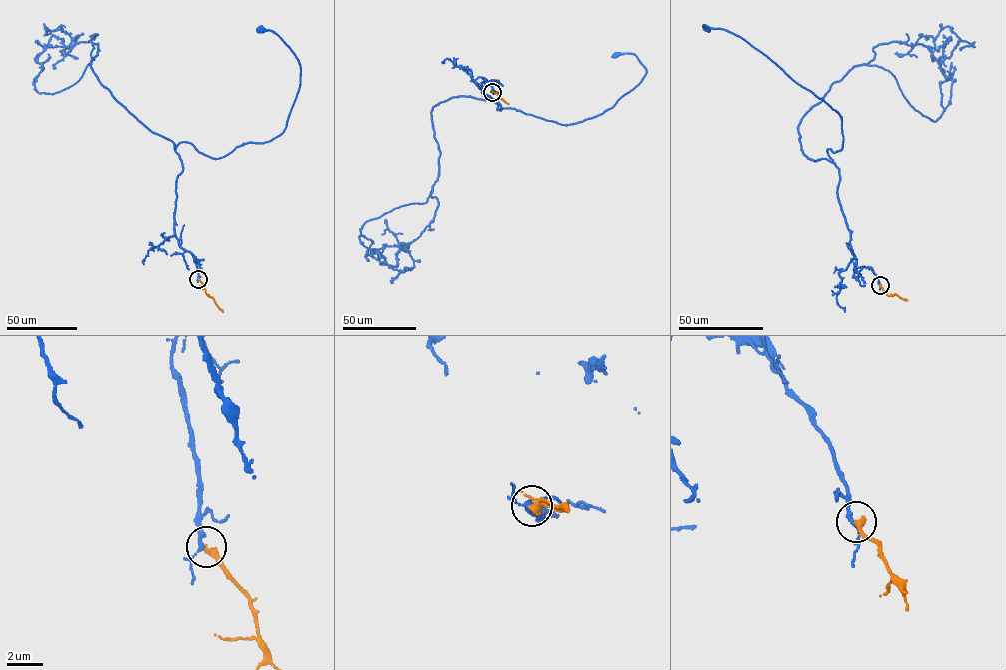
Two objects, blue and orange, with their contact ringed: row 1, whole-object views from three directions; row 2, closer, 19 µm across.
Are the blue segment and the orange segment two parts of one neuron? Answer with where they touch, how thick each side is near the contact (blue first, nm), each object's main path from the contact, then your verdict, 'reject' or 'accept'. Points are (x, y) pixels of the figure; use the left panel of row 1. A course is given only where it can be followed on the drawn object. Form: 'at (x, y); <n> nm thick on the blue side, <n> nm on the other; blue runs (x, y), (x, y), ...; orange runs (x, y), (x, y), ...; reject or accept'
at (198, 279); 170 nm thick on the blue side, 360 nm on the other; blue runs (198, 279), (175, 234), (175, 149), (189, 142), (217, 158), (282, 133), (299, 64), (260, 29); orange runs (199, 279), (205, 293), (223, 312); accept

